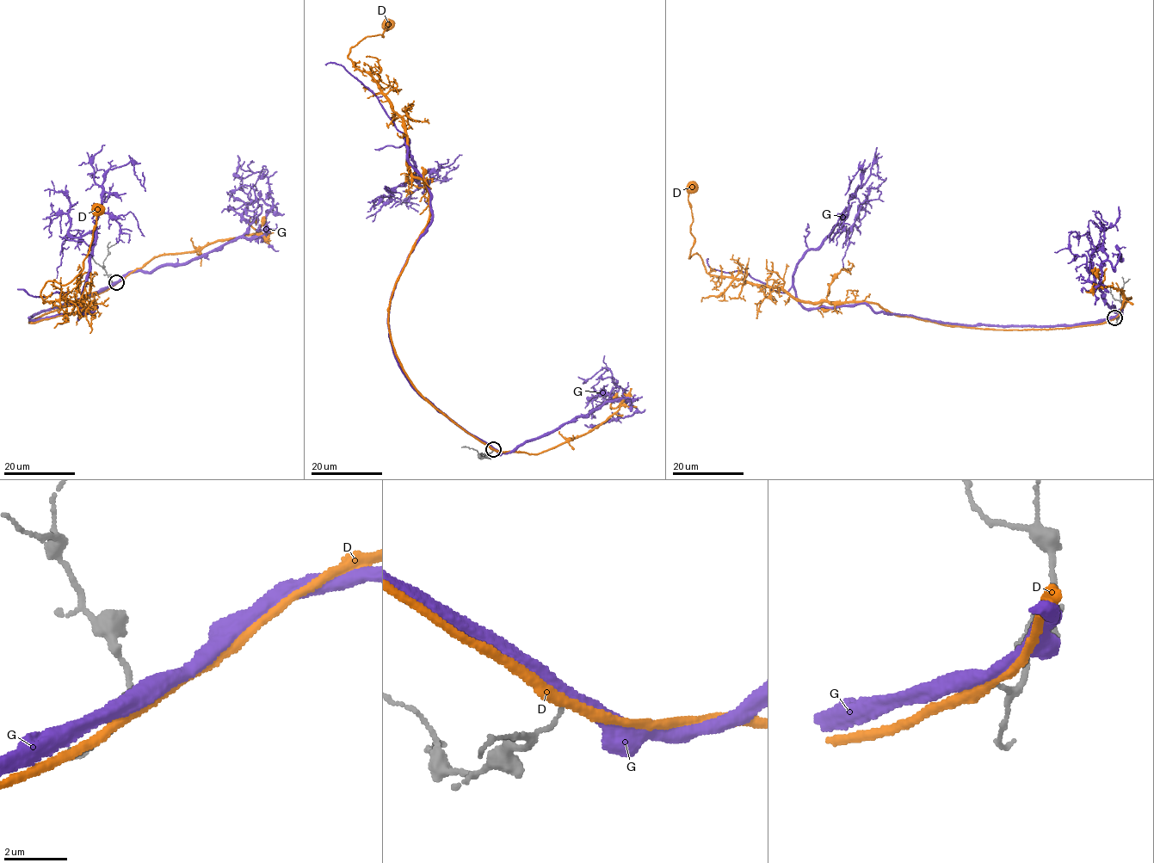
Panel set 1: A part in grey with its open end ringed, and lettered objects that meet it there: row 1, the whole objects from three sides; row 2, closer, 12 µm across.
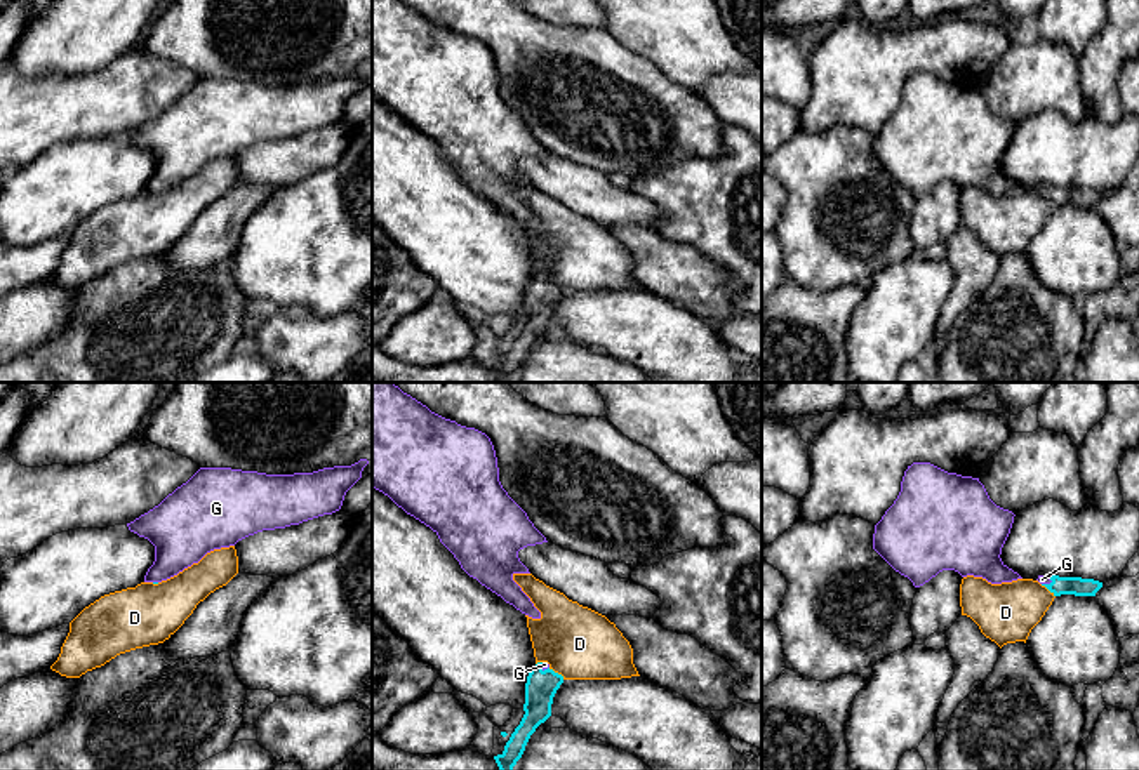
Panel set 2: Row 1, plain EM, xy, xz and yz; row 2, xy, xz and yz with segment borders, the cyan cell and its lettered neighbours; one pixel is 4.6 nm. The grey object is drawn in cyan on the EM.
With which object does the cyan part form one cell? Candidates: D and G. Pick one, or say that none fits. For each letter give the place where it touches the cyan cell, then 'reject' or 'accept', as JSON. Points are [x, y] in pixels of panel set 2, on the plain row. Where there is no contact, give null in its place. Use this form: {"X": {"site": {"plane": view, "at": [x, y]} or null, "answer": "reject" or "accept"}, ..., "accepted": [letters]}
{"D": {"site": {"plane": "xz", "at": [557, 284]}, "answer": "reject"}, "G": {"site": {"plane": "yz", "at": [1047, 195]}, "answer": "accept"}, "accepted": ["G"]}

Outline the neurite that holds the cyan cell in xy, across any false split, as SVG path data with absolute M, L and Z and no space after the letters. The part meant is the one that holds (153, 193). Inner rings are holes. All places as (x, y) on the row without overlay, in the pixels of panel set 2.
M367 70L313 83L266 85L231 78L200 78L158 116L127 134L155 156L144 193L158 195L198 174L207 163L235 156L263 141L285 139L341 120L346 103L362 89Z

